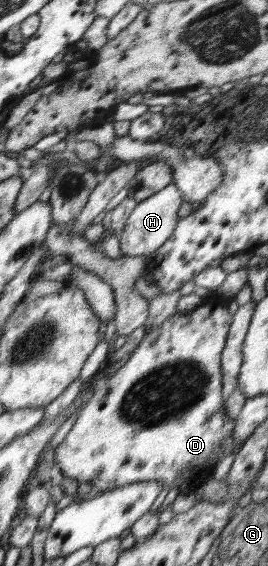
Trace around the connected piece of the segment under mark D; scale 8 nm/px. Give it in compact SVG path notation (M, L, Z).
M221 304L216 307L212 305L201 305L194 311L190 312L176 312L171 315L162 325L155 326L150 332L146 332L141 342L134 348L132 355L122 367L120 367L115 374L112 374L104 380L98 382L95 392L89 396L86 401L86 405L80 415L76 419L70 433L64 437L64 441L55 449L56 458L55 464L58 465L62 476L64 478L70 478L72 480L78 480L79 483L86 482L90 486L99 489L100 493L107 492L116 488L120 488L129 484L137 482L160 482L164 484L164 487L173 484L180 474L184 472L188 466L192 466L190 478L207 480L206 473L211 471L213 467L220 464L220 461L224 461L224 457L230 454L238 454L239 448L232 448L227 446L229 438L233 436L235 420L231 420L226 413L225 406L223 405L222 397L222 370L221 370L221 357L222 350L226 345L228 337L229 327L233 315L228 312L226 304Z

